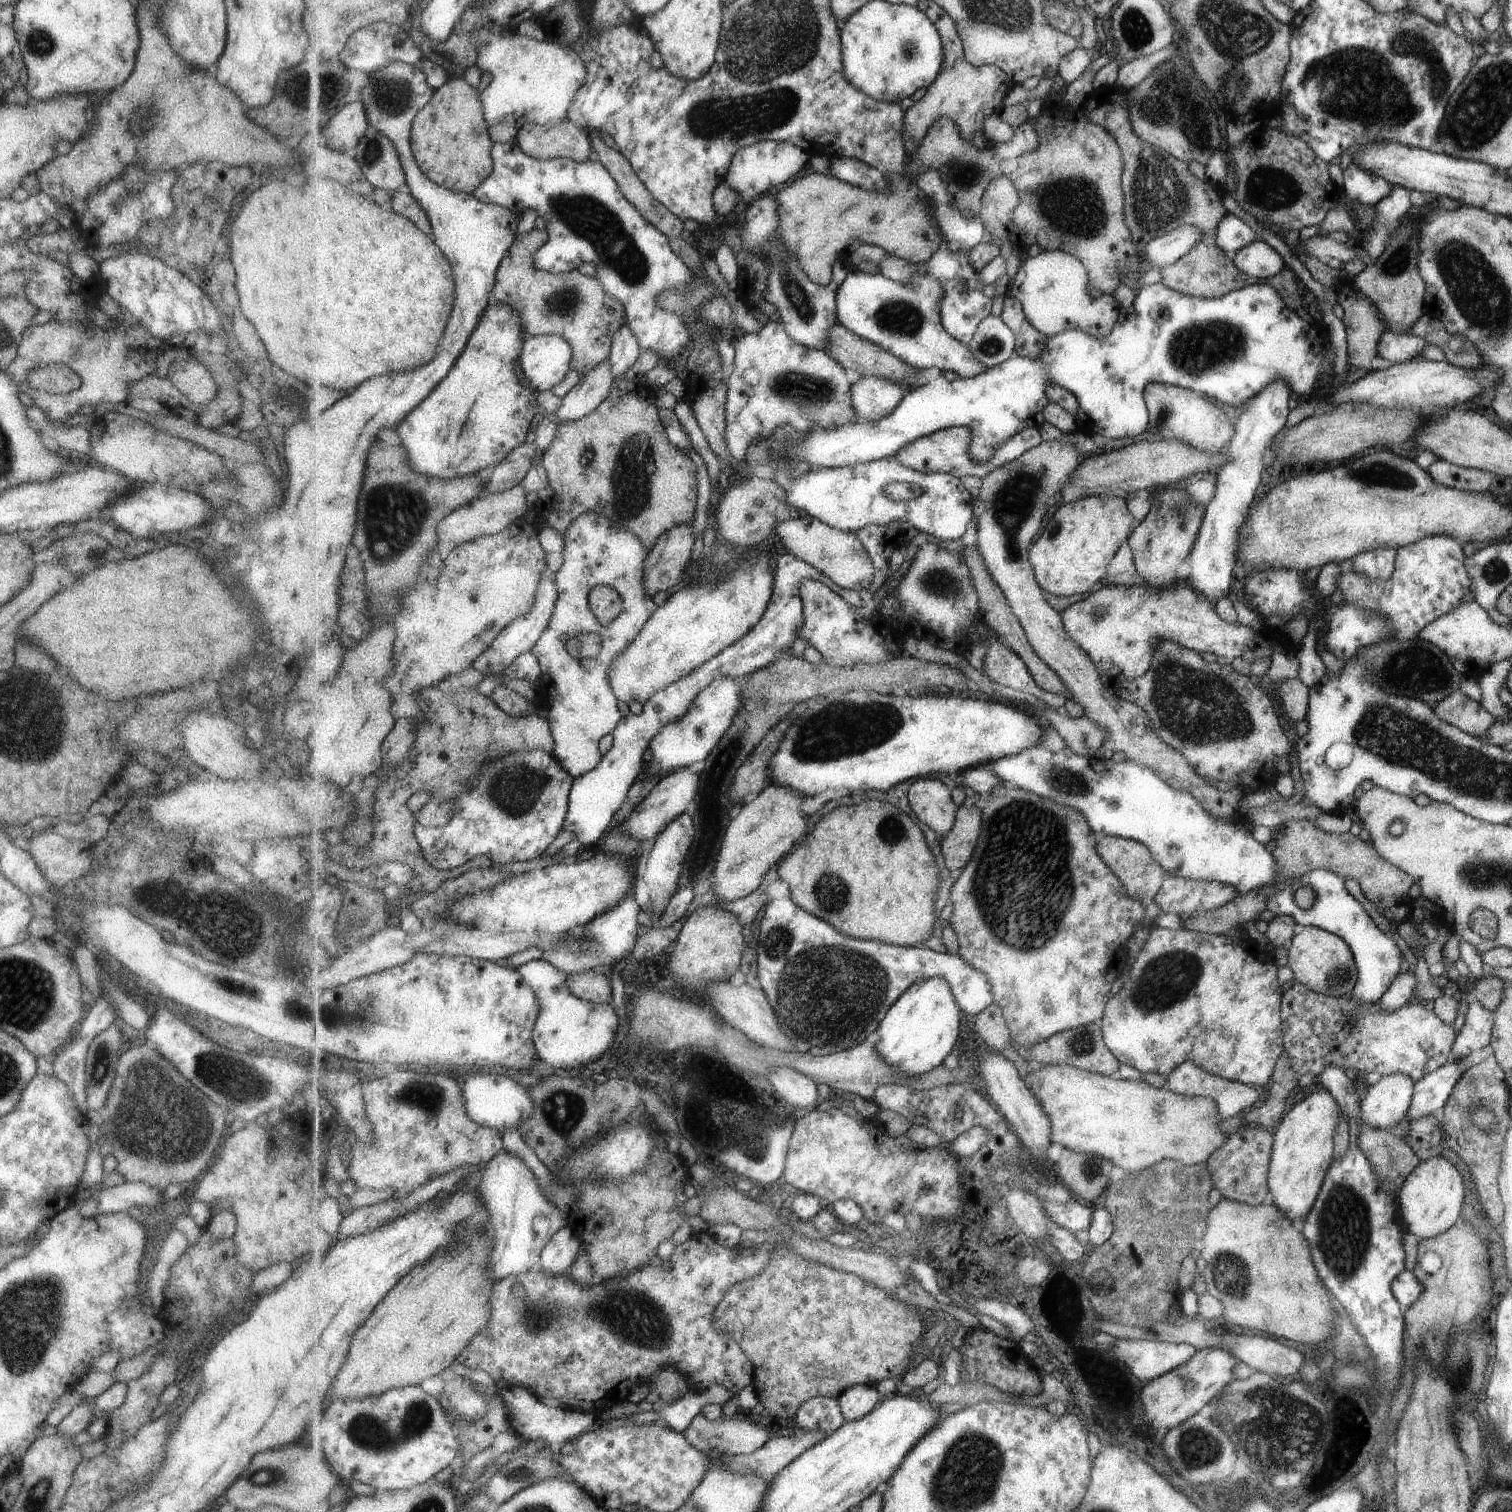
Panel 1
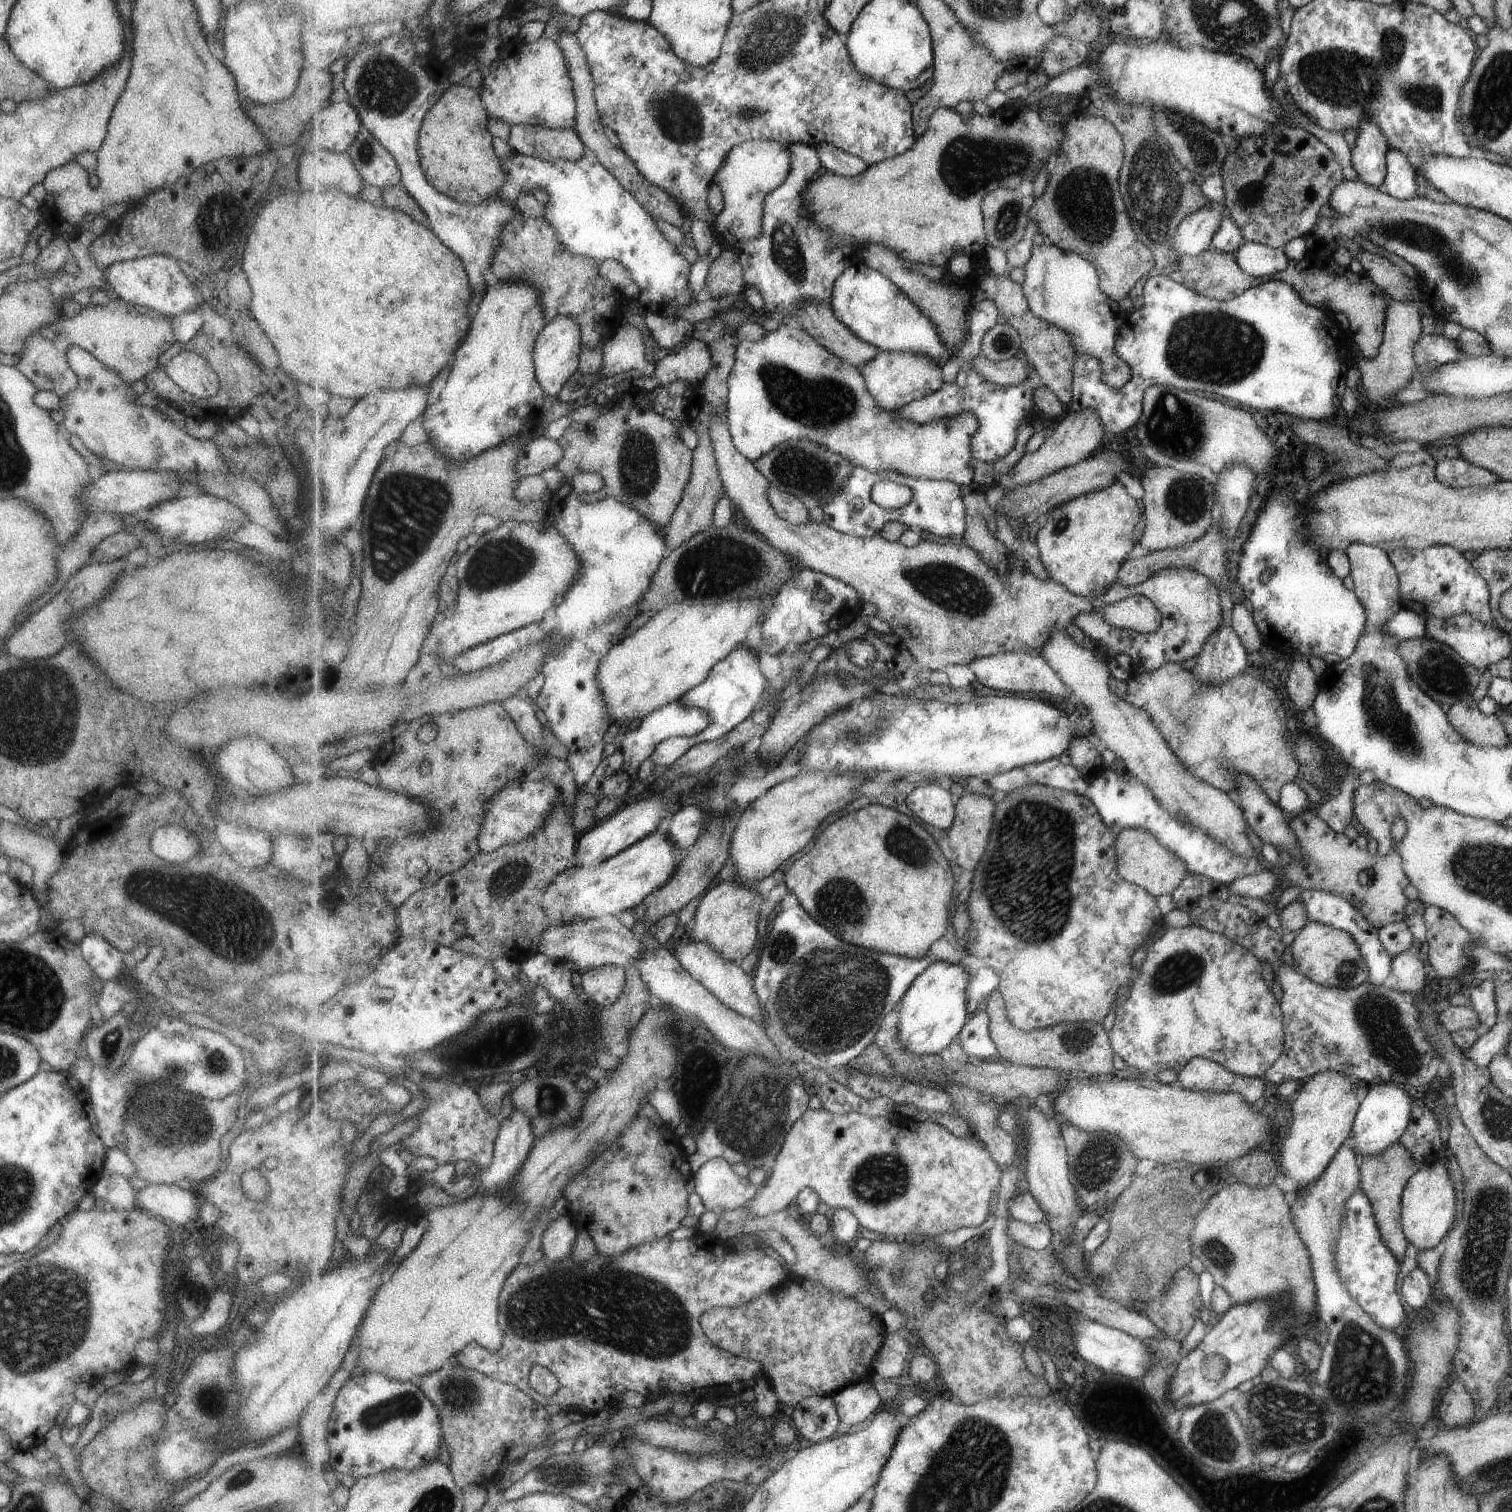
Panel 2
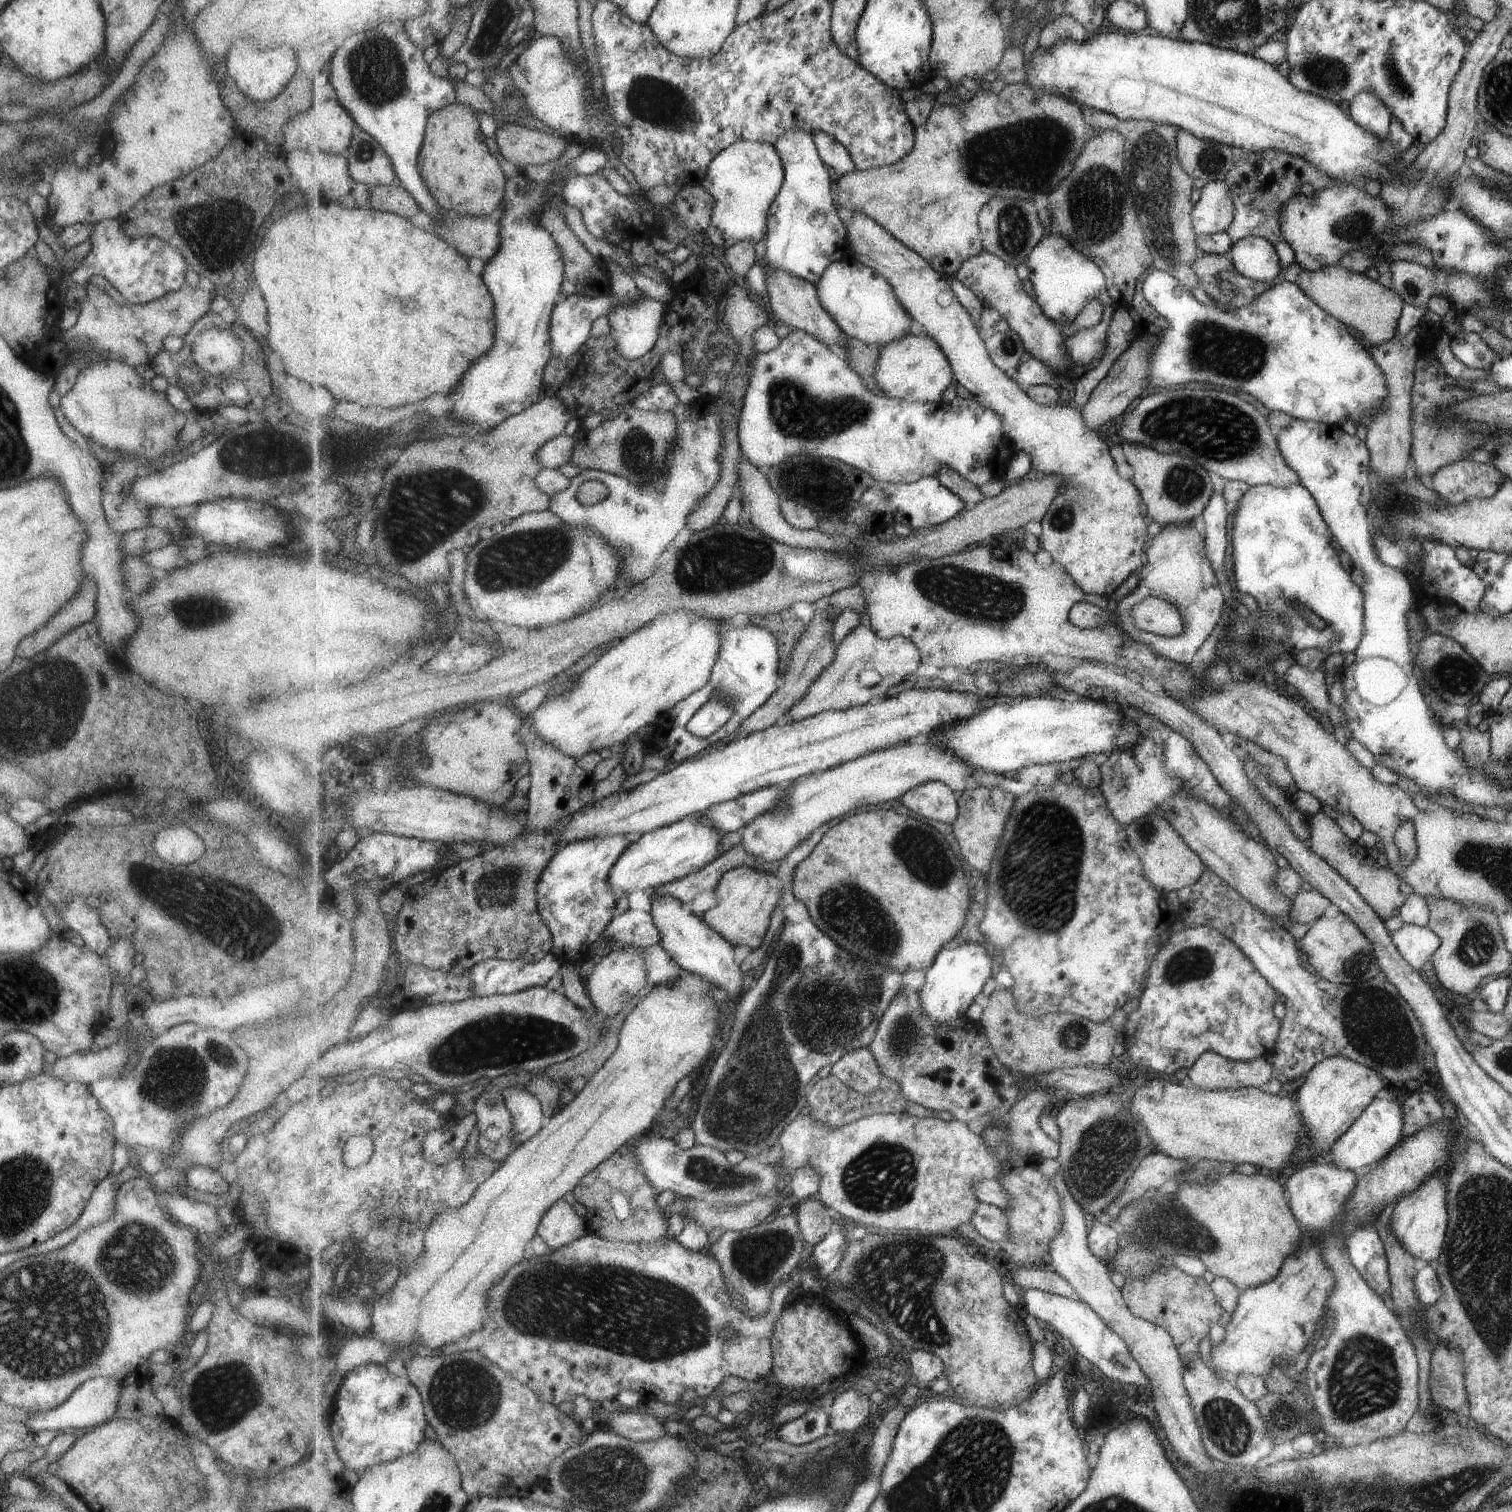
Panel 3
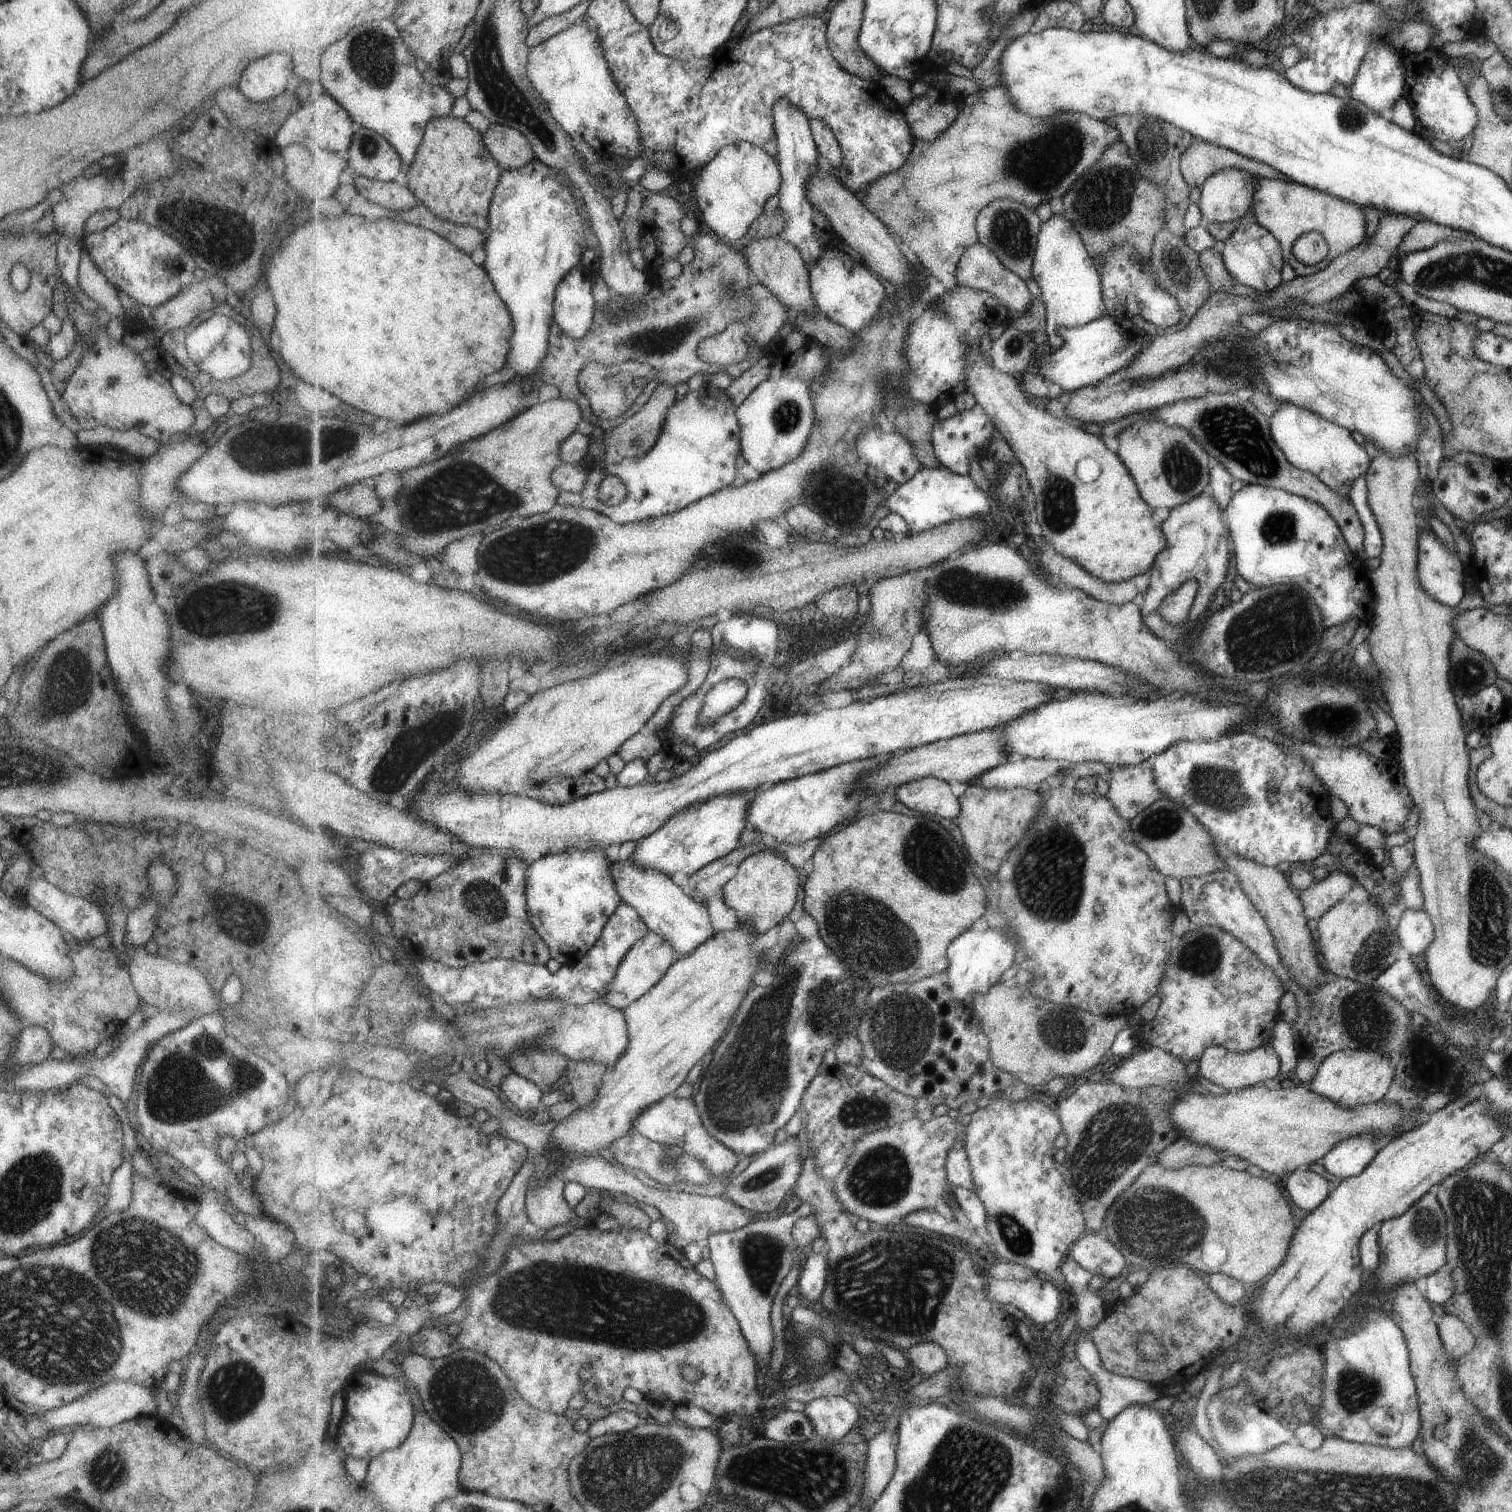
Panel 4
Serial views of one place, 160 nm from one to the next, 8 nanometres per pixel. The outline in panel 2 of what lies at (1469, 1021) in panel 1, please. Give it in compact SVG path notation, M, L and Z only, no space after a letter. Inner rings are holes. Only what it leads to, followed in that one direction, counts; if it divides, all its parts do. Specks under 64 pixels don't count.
M1482 976L1478 986L1472 988L1469 1000L1471 1008L1478 1018L1478 1033L1482 1034L1489 1030L1495 1022L1497 1015L1496 1002L1494 999L1494 988L1497 986L1489 976Z

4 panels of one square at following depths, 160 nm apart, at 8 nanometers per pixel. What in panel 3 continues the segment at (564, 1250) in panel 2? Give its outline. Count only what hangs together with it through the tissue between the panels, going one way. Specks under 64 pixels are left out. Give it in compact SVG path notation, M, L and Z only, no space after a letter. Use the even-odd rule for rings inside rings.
M561 1199L547 1210L545 1218L539 1224L538 1235L551 1246L551 1249L559 1250L586 1236L588 1234L587 1223L585 1217L575 1212L571 1203Z

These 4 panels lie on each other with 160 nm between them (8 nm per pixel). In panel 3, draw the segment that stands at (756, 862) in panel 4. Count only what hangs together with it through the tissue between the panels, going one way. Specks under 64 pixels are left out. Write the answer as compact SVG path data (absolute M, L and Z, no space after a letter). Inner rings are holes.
M741 866L726 872L715 888L717 892L717 906L711 908L703 920L725 936L733 946L745 945L755 951L763 944L765 934L771 925L771 916L775 908L783 898L781 886L773 888L769 882L769 876L759 870Z

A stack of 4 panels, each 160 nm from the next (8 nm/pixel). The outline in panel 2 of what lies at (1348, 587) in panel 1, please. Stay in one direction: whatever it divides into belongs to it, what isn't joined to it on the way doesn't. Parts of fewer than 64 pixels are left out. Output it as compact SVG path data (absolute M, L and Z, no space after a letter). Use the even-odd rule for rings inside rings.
M1431 545L1424 549L1393 549L1389 559L1398 575L1398 594L1402 608L1427 618L1447 618L1467 613L1484 625L1495 627L1489 605L1489 584L1463 558L1462 553L1447 545Z

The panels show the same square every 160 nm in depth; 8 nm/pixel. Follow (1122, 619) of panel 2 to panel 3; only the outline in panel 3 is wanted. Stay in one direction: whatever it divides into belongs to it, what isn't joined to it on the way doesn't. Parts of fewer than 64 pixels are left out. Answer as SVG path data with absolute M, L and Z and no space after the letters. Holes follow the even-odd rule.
M1148 597L1129 608L1133 626L1141 632L1173 637L1183 632L1183 622L1175 606L1161 598Z

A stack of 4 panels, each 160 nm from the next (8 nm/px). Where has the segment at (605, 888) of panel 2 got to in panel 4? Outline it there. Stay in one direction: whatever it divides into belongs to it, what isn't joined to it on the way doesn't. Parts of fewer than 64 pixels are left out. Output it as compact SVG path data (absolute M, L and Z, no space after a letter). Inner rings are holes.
M757 793L717 796L709 802L699 802L669 818L659 830L636 844L630 859L647 870L659 870L669 878L680 874L691 876L715 860L738 848L739 838L747 827L747 812Z

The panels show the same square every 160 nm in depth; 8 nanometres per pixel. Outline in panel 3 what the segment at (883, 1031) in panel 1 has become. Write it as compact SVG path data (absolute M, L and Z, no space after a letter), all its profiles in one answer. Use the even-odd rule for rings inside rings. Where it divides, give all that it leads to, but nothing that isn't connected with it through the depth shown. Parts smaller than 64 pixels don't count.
M960 942L942 949L933 966L926 972L925 985L919 991L927 1016L937 1024L949 1024L955 1018L963 1018L969 1006L979 1001L987 980L995 976L993 963L996 957L985 943Z

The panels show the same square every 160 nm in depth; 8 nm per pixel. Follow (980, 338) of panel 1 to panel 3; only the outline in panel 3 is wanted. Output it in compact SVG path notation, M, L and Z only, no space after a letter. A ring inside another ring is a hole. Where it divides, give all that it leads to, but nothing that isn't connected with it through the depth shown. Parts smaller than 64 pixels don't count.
M1010 328L1005 332L991 332L984 341L995 365L1011 377L1028 356L1021 336Z

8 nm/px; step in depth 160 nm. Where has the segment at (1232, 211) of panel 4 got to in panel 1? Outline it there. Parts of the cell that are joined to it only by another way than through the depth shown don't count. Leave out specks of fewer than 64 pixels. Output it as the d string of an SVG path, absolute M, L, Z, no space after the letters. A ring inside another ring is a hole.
M1178 226L1177 229L1171 229L1169 233L1149 242L1141 252L1141 256L1143 261L1147 260L1152 264L1152 268L1160 269L1187 254L1187 251L1199 241L1201 235L1202 232L1196 226Z

